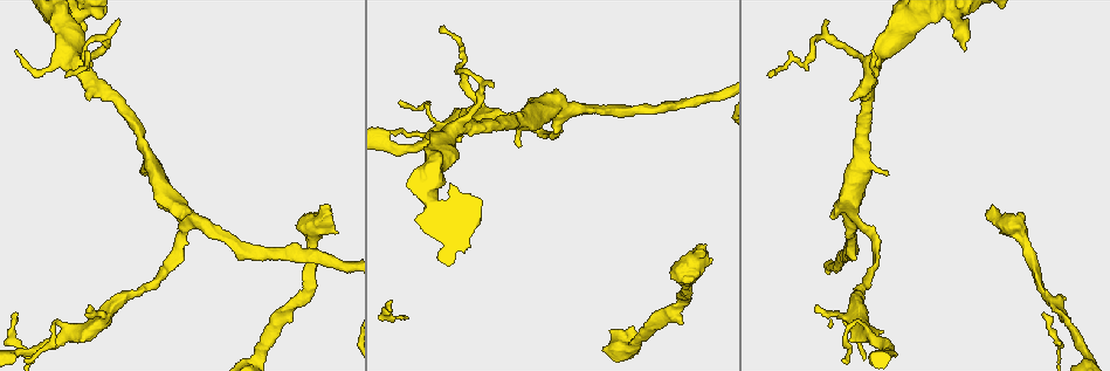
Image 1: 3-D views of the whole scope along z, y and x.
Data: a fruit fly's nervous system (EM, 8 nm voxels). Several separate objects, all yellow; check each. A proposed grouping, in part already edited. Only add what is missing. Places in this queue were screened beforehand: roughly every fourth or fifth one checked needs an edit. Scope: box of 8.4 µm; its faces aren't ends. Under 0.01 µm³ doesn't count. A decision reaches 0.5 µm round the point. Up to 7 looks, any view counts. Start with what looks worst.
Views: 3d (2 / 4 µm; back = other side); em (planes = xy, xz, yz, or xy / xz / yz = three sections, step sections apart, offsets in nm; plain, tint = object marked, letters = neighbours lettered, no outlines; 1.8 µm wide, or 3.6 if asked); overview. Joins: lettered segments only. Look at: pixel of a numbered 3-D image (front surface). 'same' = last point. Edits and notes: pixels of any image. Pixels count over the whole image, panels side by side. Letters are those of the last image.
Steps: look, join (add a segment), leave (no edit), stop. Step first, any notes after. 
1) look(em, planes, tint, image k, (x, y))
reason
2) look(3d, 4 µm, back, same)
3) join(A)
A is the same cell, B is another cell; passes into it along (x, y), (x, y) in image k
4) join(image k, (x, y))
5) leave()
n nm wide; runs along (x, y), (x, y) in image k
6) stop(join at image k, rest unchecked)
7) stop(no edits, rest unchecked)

look(em, 3.6 µm, planes, letters, image 1, (705, 244))
an open end

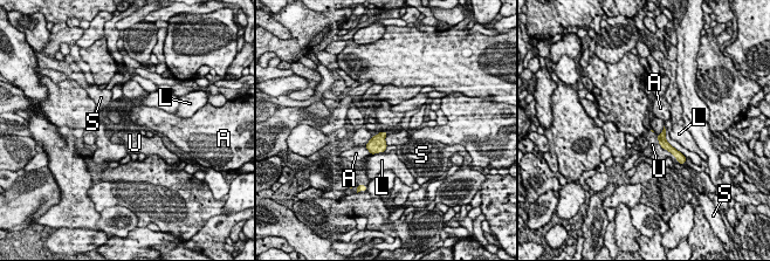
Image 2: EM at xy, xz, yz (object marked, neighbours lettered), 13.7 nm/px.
join(U)
U is the same cell, A, L and S are other cells; passes into it along (662, 142), (666, 149), (659, 155) in image 2; it goes on there

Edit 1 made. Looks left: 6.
look(3d, 4 µm, back, image 1, (78, 19))
calibre changes

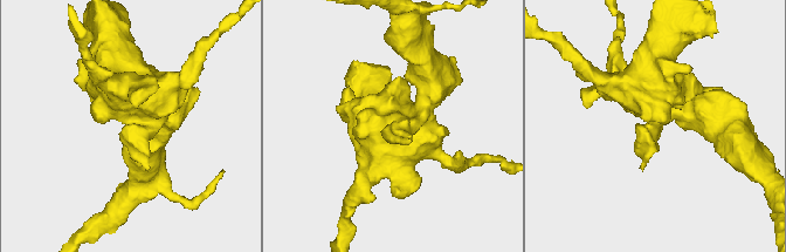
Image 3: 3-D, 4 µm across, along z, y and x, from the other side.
look(em, 3.6 µm, xz, step 8, tint, image 3, (138, 125))

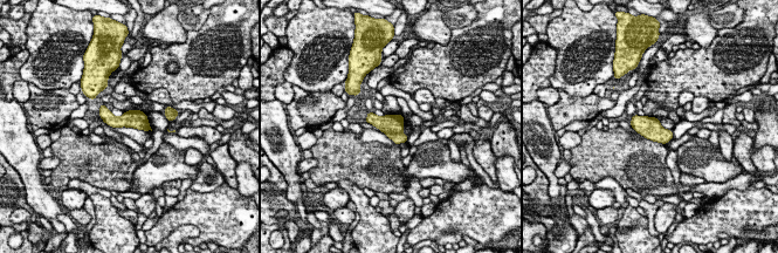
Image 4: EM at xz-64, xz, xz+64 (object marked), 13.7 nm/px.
look(em, 3.6 µm, planes, letters, same)

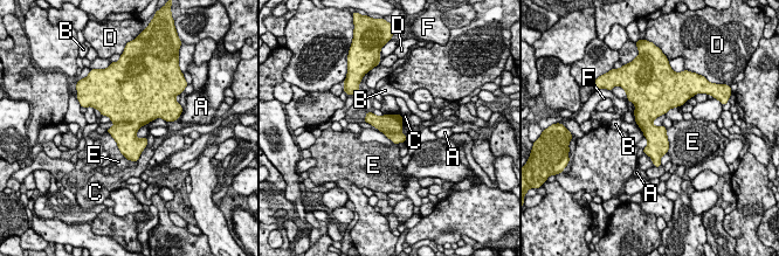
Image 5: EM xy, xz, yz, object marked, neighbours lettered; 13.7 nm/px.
leave()
A, B, C, D, E and F are other cells; none of them fits

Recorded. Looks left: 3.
look(3d, 2 µm, image 1, (67, 75))
thin end

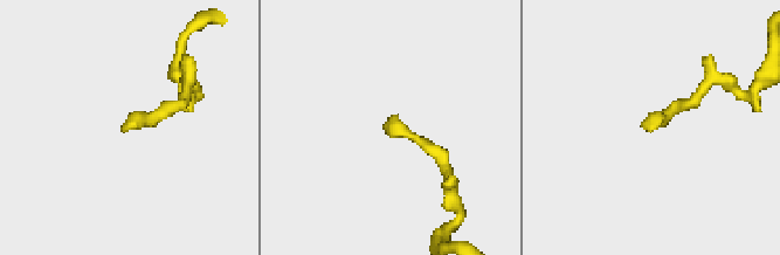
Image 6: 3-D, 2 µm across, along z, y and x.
look(em, xy, step 8, letters, image 6, (129, 125))

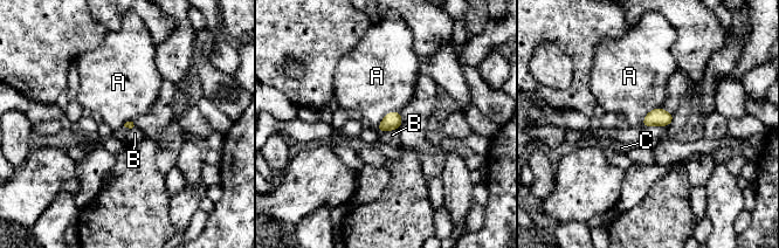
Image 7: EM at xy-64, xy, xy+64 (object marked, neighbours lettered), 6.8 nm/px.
look(em, yz, step 4, letters, same)
cut it another way

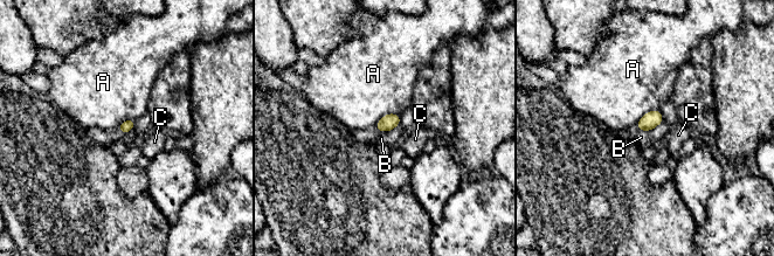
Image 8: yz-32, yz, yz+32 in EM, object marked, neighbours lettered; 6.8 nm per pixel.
leave()
A touches over 200 nm; A, B and C are other cells; border along (638, 130), (648, 131) in image 8; no lettered segment goes on from it

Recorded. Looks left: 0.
stop(join at image 2, rest unchecked)

